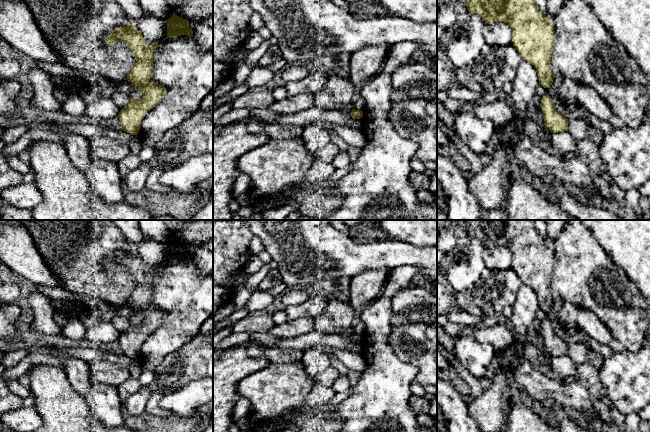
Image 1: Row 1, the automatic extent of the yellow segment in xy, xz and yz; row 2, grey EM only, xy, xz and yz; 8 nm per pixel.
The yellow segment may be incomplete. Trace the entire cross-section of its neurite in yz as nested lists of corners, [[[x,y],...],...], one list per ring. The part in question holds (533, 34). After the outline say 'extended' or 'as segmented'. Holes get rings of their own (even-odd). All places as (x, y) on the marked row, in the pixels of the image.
[[[466,0],[470,14],[479,14],[487,24],[505,22],[512,28],[513,46],[521,58],[536,68],[539,84],[549,88],[554,80],[551,67],[551,53],[554,47],[555,31],[551,20],[537,7],[535,0]]]; as segmented

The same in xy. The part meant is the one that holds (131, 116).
[[[133,24],[116,27],[104,39],[108,45],[118,41],[124,42],[136,57],[125,80],[131,82],[132,89],[143,92],[139,100],[129,98],[129,103],[120,110],[118,118],[123,131],[130,135],[137,135],[145,114],[156,106],[166,93],[164,86],[149,81],[153,71],[153,53],[159,41],[147,46],[142,33]]]; as segmented

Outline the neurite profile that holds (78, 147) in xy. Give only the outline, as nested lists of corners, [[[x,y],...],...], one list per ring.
[[[37,120],[36,128],[58,134],[62,138],[62,144],[68,152],[73,165],[82,173],[87,174],[90,164],[90,144],[86,137],[69,131],[50,120]]]

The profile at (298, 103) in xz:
[[[310,93],[287,95],[282,100],[274,100],[267,109],[281,114],[295,114],[310,109],[314,106],[314,102],[315,95]]]

